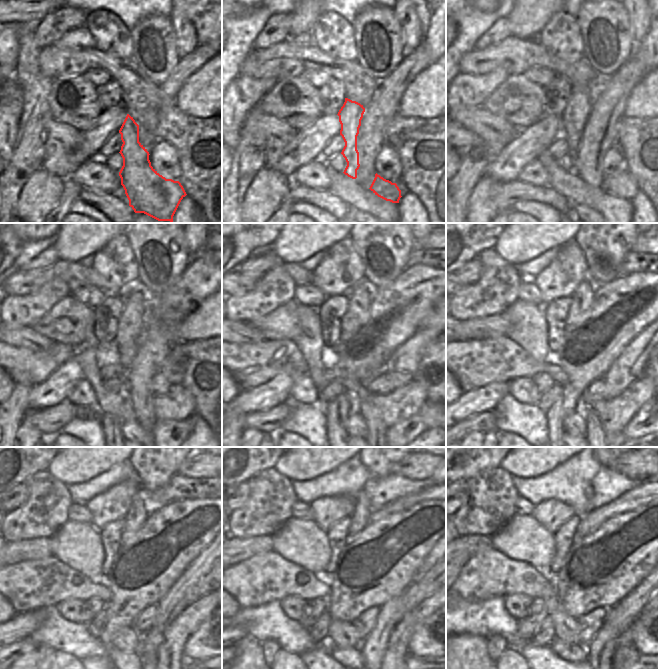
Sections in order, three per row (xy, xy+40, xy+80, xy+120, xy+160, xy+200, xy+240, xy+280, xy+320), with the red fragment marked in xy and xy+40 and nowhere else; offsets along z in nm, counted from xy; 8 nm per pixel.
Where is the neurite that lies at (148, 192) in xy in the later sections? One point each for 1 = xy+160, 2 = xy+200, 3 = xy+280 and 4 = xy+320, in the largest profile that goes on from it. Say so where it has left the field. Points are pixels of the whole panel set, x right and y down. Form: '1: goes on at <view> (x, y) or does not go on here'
1: goes on at xy+160 (360, 296)
2: goes on at xy+200 (583, 295)
3: goes on at xy+280 (360, 515)
4: goes on at xy+320 (588, 490)

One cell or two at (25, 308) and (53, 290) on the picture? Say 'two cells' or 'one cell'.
one cell

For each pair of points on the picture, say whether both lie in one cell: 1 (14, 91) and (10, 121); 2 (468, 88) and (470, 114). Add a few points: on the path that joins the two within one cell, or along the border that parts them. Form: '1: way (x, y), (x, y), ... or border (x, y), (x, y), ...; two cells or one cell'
1: way (12, 98), (10, 114); one cell
2: border (482, 104), (467, 106), (456, 111); two cells

